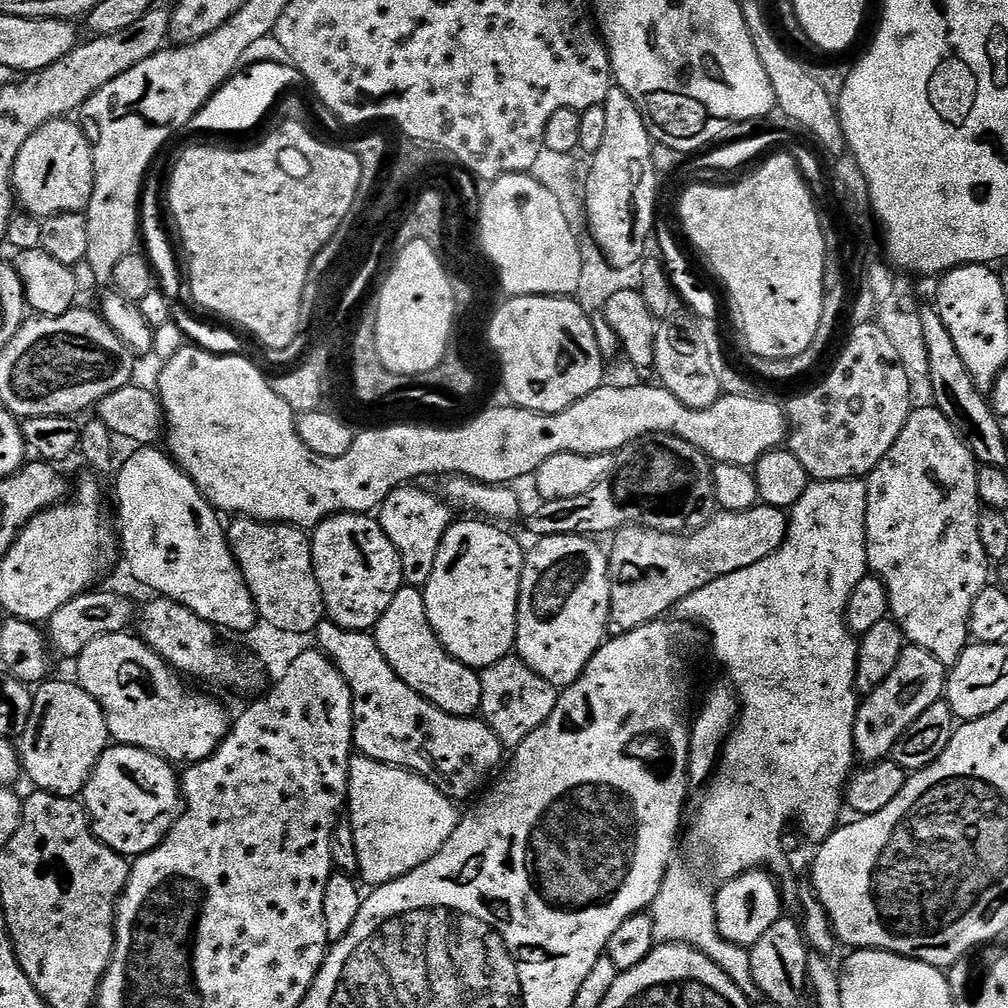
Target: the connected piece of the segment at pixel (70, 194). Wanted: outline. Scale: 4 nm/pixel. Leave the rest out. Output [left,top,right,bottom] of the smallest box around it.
[10,118,94,218]

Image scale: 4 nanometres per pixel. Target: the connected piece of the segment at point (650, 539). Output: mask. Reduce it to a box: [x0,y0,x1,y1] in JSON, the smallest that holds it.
[607,502,789,636]

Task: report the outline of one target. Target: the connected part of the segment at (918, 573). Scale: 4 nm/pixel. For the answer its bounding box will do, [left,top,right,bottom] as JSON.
[866,406,990,666]

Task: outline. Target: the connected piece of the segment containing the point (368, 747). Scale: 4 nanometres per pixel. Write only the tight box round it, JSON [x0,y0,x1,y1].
[314,622,506,802]

